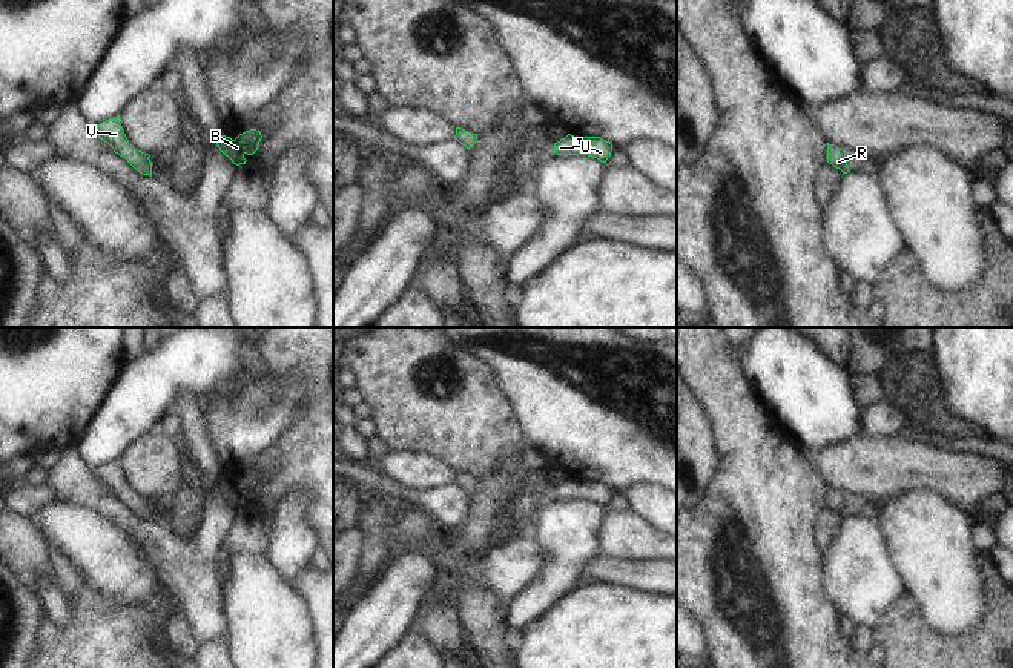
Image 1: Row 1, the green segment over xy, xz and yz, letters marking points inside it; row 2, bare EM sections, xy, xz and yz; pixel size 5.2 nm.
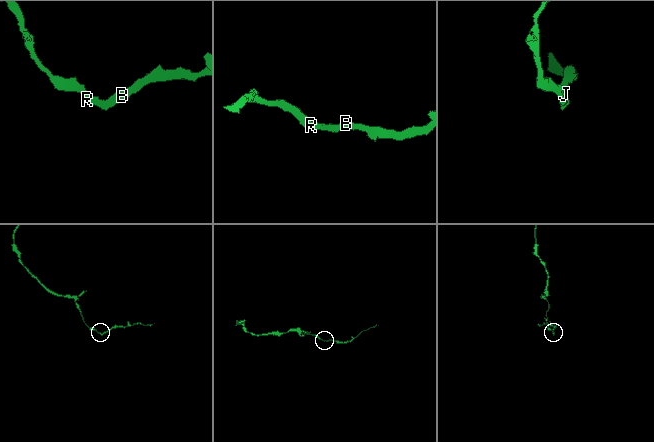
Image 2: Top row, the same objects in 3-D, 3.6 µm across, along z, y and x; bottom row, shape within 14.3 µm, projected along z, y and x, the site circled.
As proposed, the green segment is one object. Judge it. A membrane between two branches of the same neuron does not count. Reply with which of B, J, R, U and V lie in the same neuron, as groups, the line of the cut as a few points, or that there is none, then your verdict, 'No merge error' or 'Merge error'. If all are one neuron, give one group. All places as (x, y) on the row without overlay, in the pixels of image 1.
Groups: B J R U V. No split. No merge error

